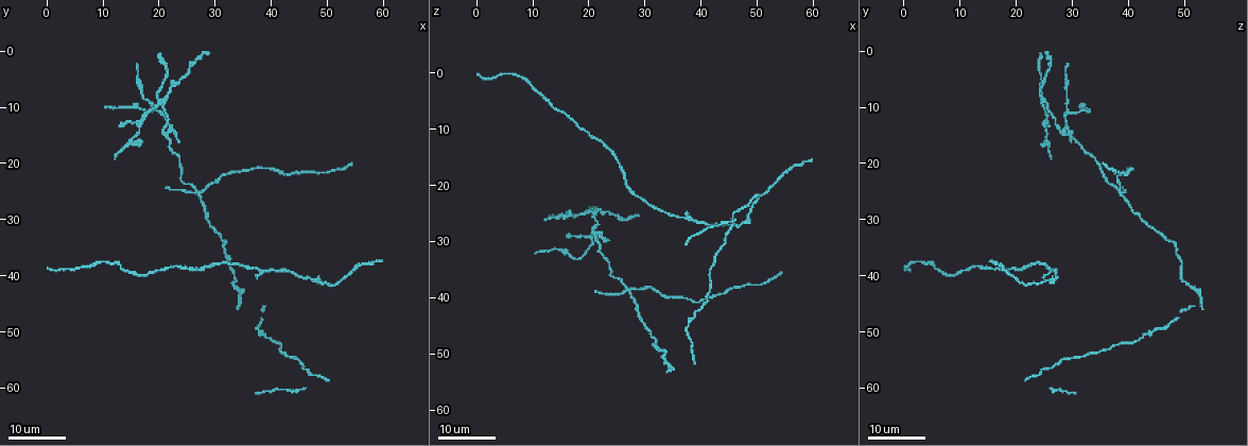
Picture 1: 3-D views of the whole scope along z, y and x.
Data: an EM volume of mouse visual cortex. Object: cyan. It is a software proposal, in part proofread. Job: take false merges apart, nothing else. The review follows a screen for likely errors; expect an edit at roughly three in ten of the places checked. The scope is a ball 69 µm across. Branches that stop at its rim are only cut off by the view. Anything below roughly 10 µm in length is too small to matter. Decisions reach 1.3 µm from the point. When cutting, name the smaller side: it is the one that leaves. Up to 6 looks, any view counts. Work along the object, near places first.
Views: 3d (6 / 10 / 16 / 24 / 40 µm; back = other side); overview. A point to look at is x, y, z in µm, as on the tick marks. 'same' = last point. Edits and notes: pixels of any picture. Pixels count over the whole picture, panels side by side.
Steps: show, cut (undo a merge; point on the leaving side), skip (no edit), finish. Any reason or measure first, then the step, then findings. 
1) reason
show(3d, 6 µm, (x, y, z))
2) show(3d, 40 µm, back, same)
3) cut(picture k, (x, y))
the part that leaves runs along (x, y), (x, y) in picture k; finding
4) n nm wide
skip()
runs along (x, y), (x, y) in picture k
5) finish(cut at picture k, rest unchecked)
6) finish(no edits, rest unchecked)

four or more arms meet
show(3d, 16 µm, (20.5, 8.5, 24.5))

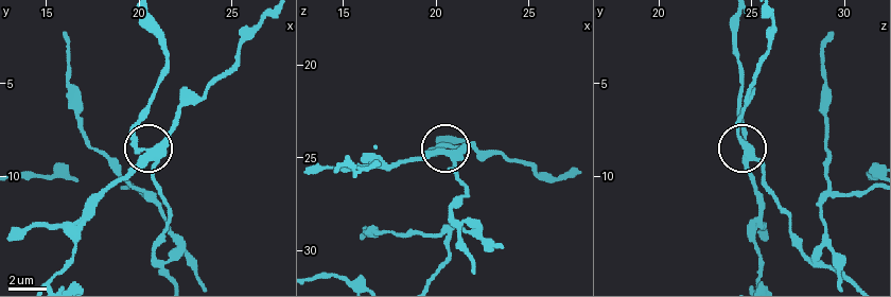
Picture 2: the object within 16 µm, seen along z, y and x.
show(3d, 10 µm, (20.6, 8.6, 24.8))

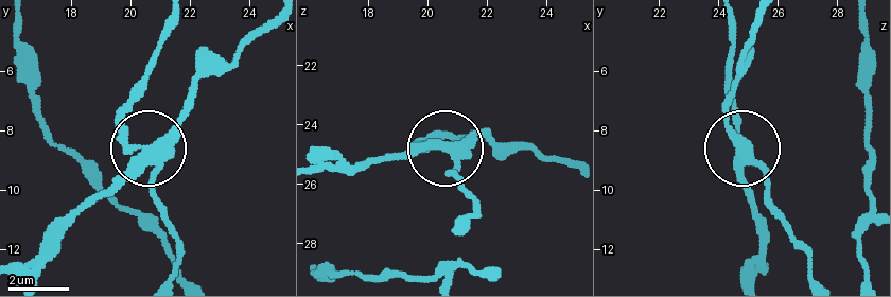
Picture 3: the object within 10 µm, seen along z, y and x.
cut(picture 3, (120, 184))
the part that leaves runs along (154, 162), (118, 178), (72, 224), (39, 277) in picture 3; two neurons meet here

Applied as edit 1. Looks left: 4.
looks like a crossing
show(3d, 16 µm, (27.0, 25.5, 39.0))

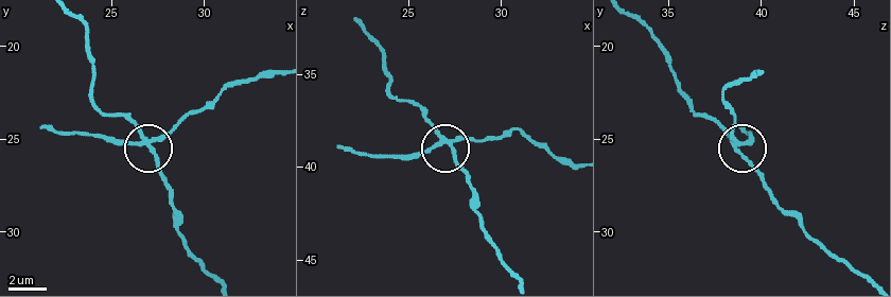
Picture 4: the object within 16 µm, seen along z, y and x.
zoom in
show(3d, 6 µm, (27.3, 25.0, 38.4))

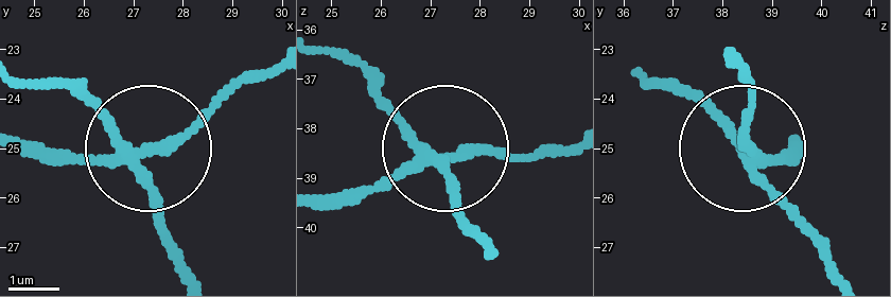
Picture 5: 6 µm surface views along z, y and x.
show(3d, 6 µm, back, (27.15, 25.10, 38.50))

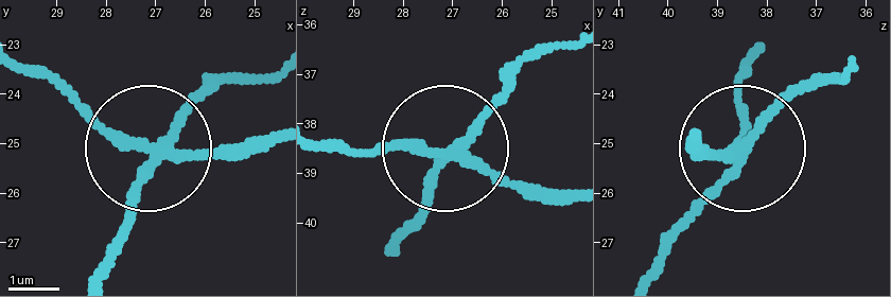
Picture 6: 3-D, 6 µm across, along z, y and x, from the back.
220 nm wide
cut(picture 6, (228, 144))
the part that leaves runs along (151, 154), (104, 137), (29, 73) in picture 6; two neurons meet here

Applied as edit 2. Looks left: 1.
finish(cut at picture 3, cut at picture 6, rest unchecked)

